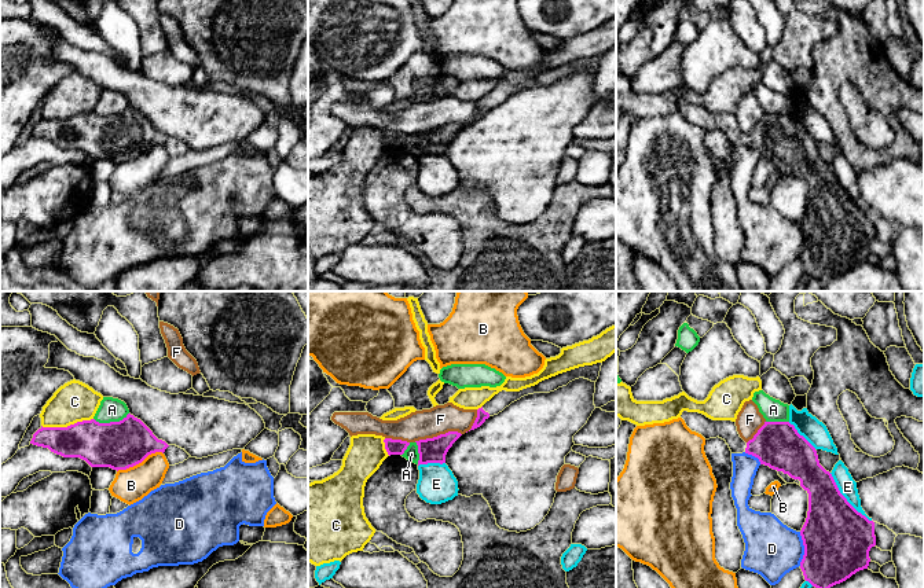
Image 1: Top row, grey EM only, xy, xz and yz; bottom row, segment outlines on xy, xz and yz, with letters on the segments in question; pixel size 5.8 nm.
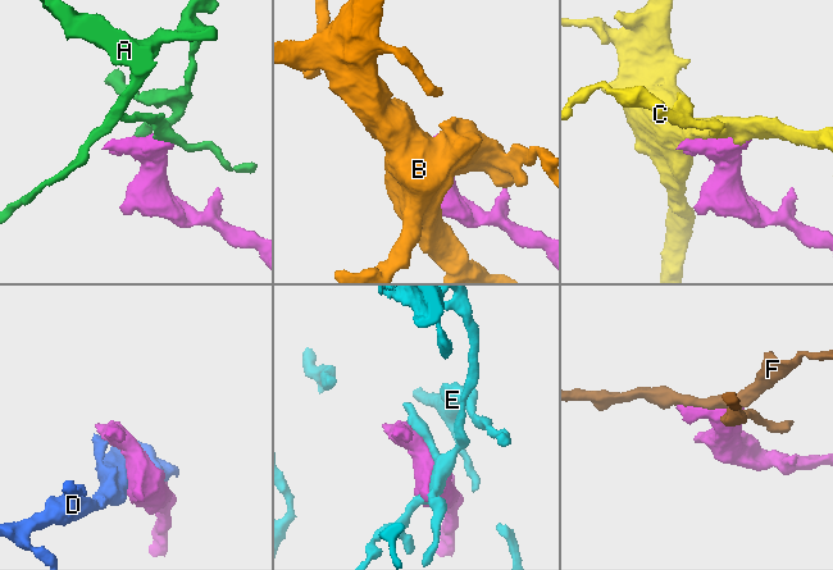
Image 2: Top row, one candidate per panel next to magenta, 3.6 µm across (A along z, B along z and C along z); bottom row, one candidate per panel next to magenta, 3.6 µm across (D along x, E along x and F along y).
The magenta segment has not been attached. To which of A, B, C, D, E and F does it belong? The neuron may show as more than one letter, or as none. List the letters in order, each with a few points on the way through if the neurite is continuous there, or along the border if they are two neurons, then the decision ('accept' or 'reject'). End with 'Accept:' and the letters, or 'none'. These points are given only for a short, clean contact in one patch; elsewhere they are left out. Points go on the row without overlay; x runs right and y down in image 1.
A: along xy (128, 105), (118, 113), (96, 114), (94, 111) | reject
B: reject
C: reject
D: reject
E: reject
F: reject
Accept: none

